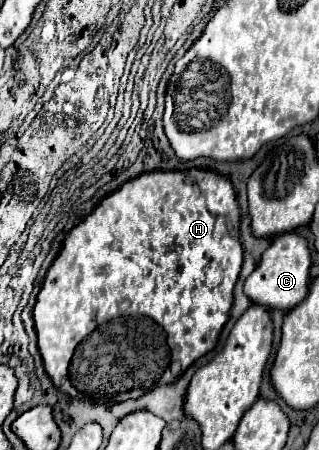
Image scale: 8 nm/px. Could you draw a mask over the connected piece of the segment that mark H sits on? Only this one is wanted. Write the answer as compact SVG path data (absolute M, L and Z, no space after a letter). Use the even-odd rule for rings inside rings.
M191 168L191 170L153 170L145 172L133 180L127 180L121 188L103 198L96 208L71 230L63 243L59 256L51 264L45 274L41 292L37 294L37 302L33 306L33 320L39 338L39 352L45 364L45 372L53 380L53 384L69 394L75 400L89 404L105 404L113 406L115 402L125 402L131 398L139 398L151 392L157 386L175 382L197 358L215 348L217 336L223 324L229 318L229 310L233 304L233 286L241 272L243 264L243 246L239 240L239 206L235 200L233 184L211 170ZM135 318L135 324L109 324L113 320Z

